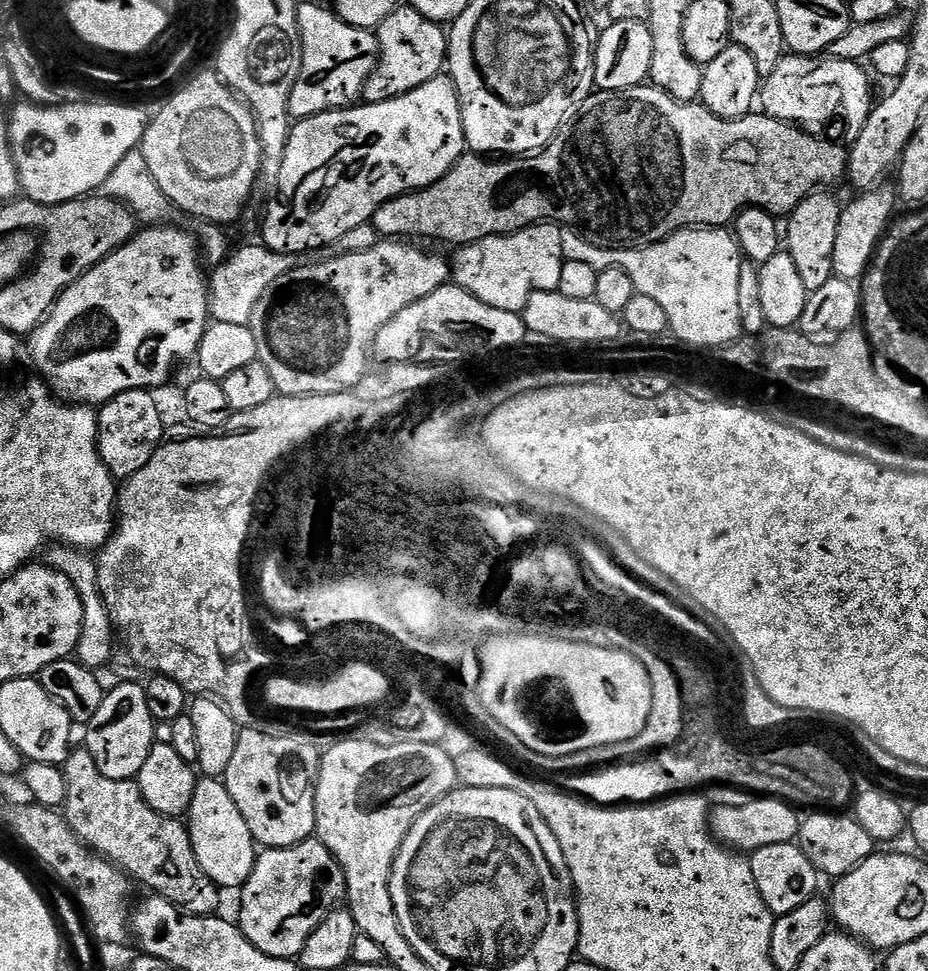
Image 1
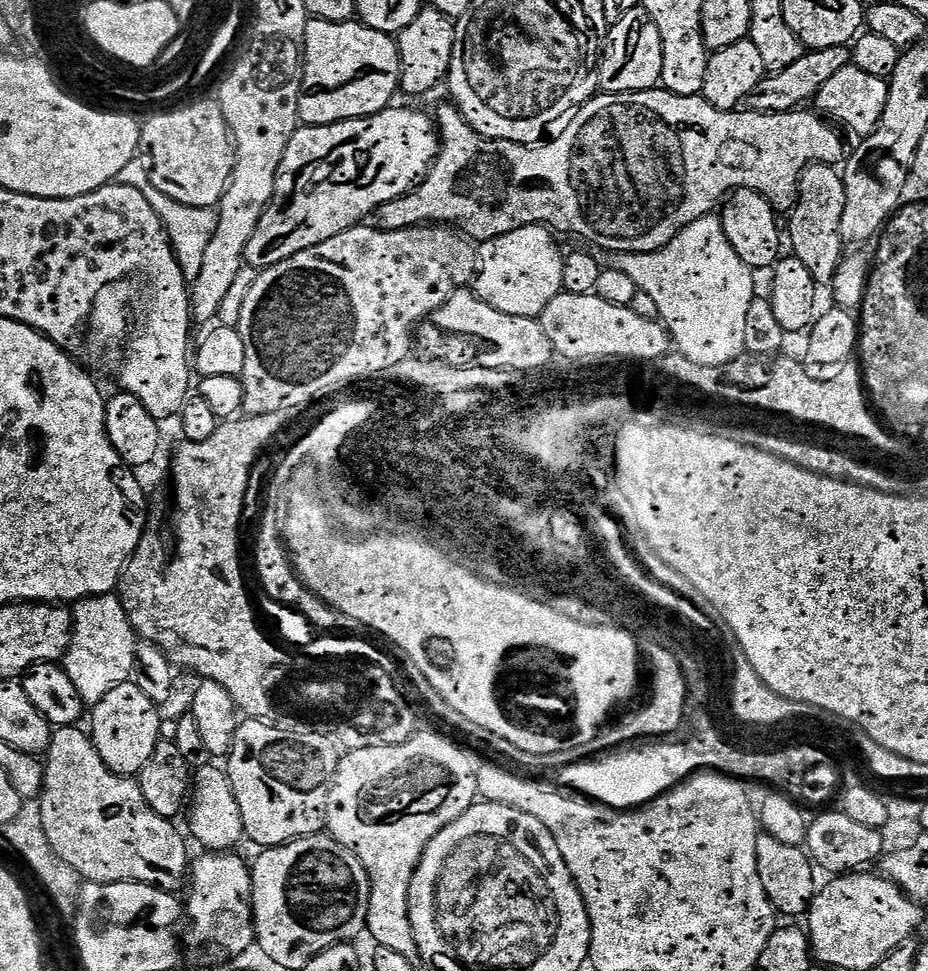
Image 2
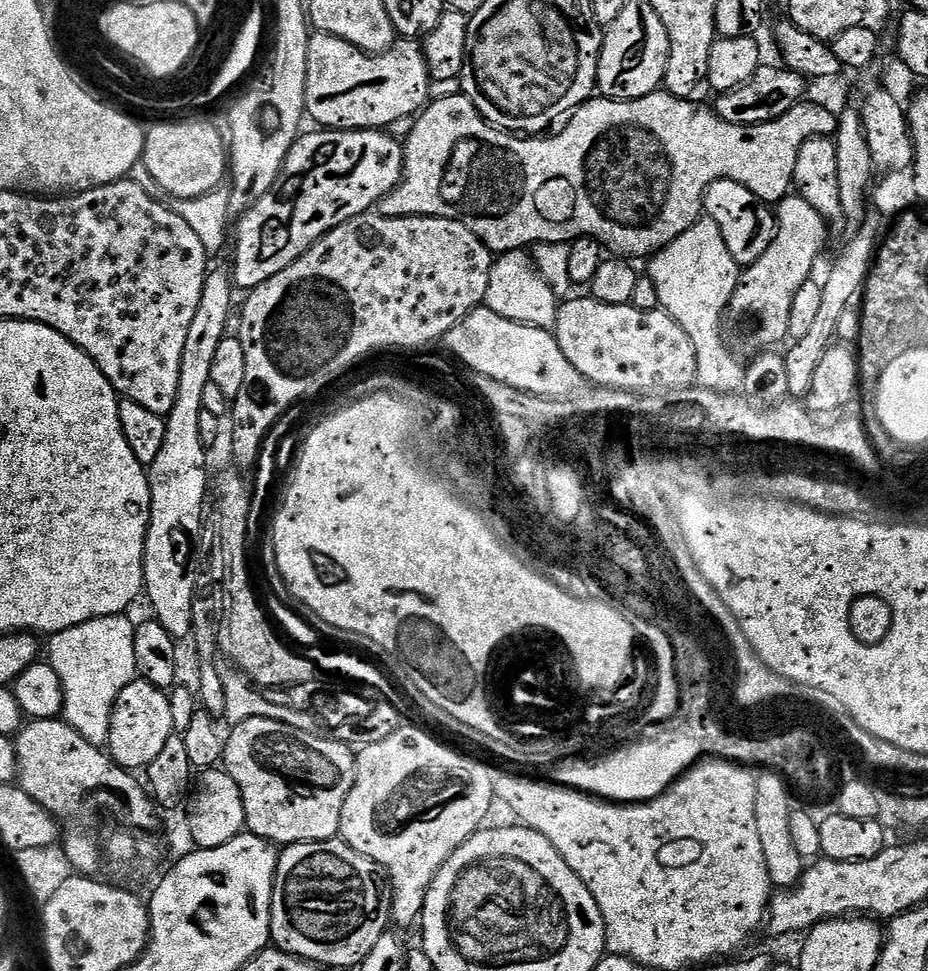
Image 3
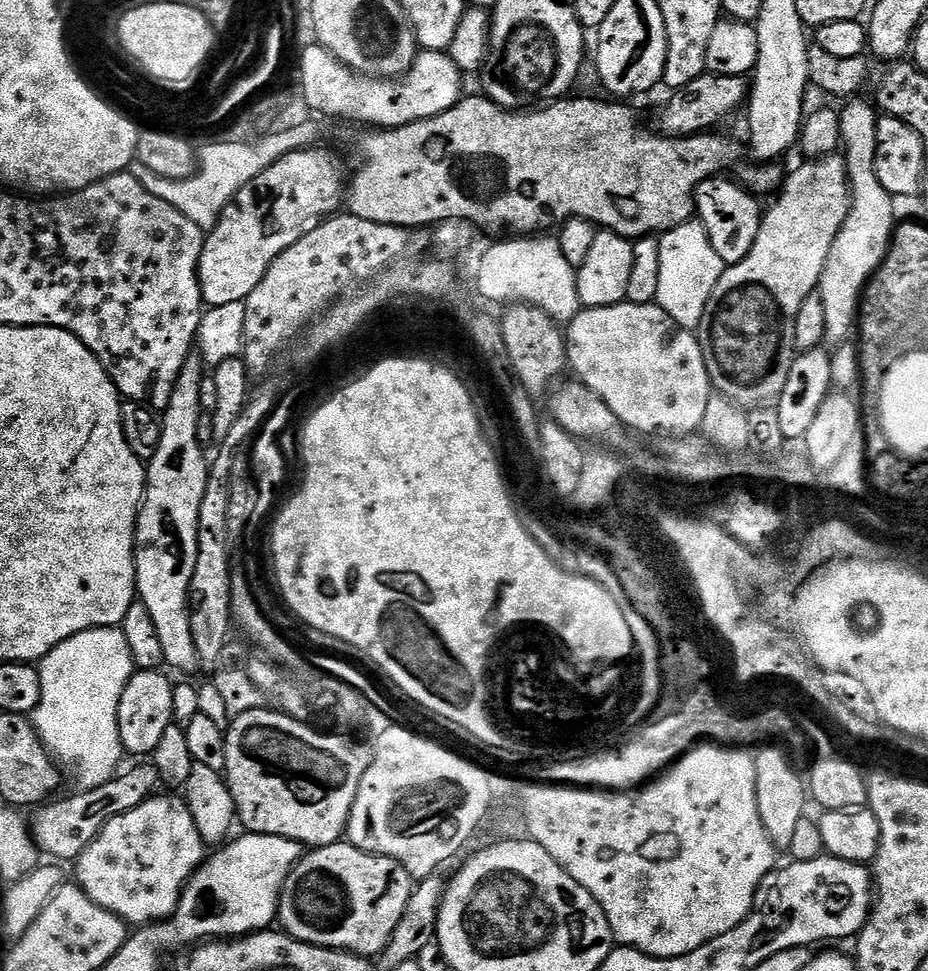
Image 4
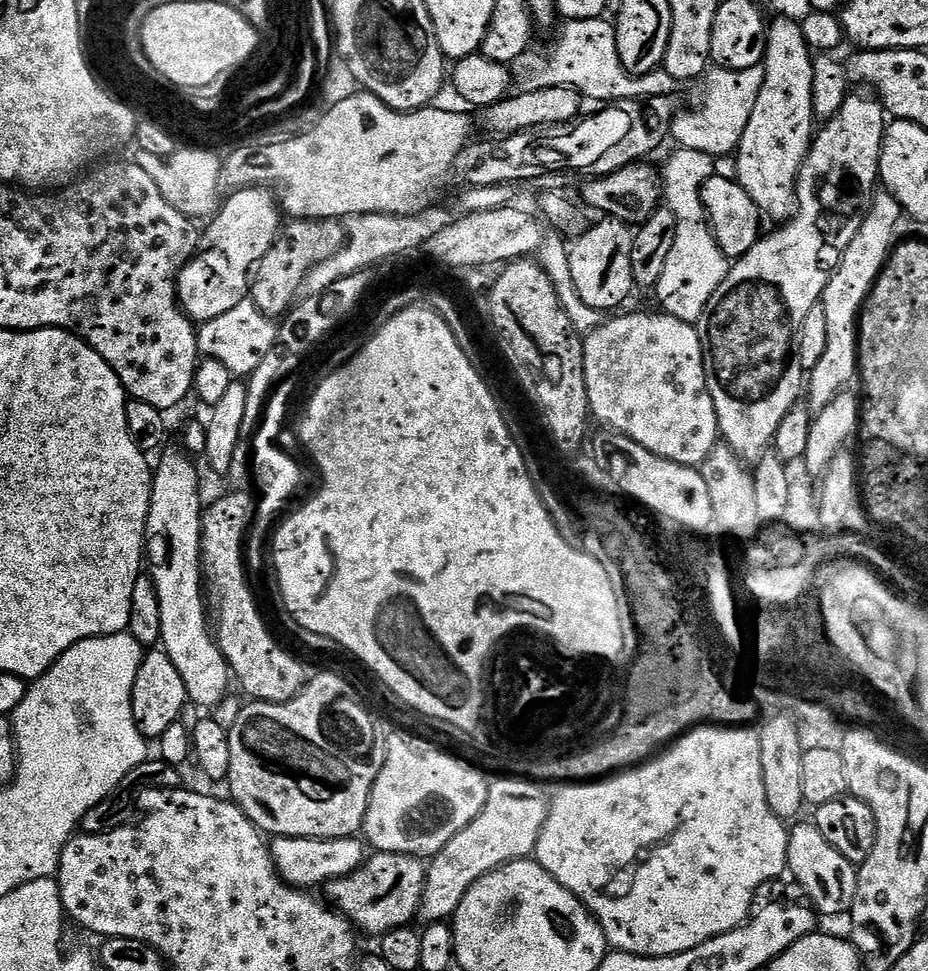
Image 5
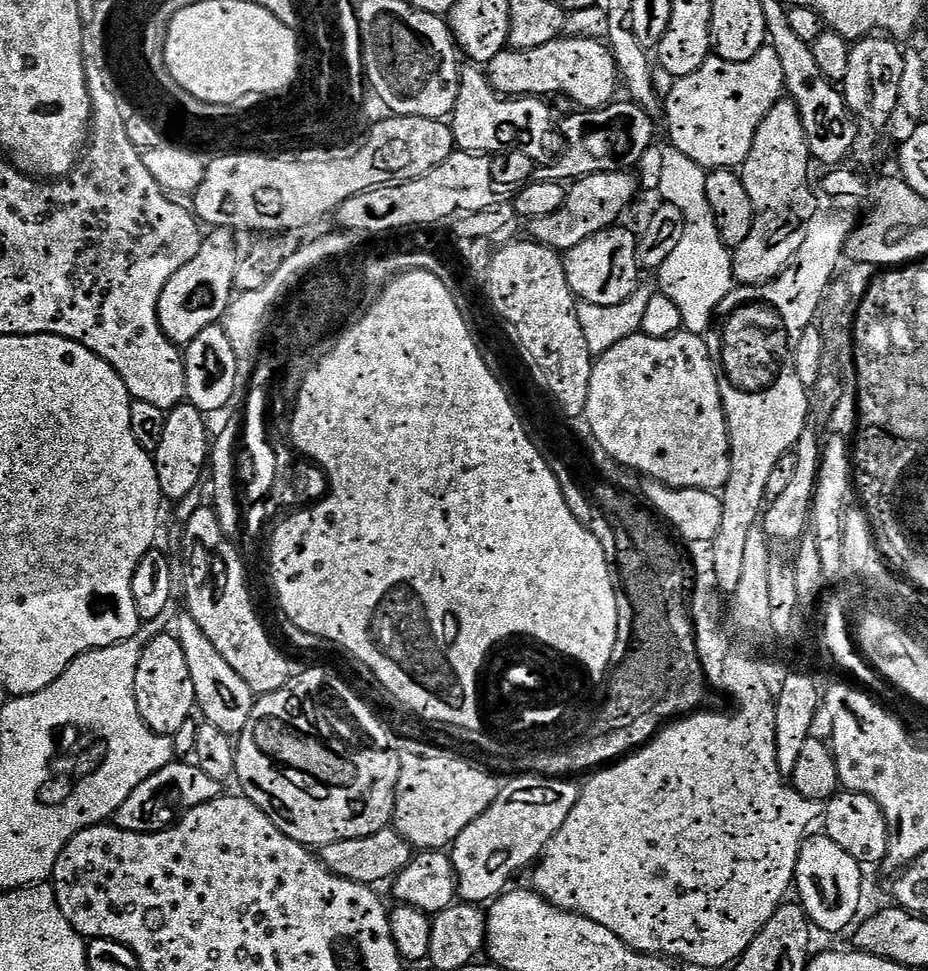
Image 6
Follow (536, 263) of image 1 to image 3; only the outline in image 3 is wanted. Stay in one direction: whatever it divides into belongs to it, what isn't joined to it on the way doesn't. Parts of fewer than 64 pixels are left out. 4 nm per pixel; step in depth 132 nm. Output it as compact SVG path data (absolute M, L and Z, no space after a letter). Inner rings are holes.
M525 251L503 253L492 265L491 280L487 286L485 307L504 318L540 329L555 331L557 324L558 295L543 279L533 259Z

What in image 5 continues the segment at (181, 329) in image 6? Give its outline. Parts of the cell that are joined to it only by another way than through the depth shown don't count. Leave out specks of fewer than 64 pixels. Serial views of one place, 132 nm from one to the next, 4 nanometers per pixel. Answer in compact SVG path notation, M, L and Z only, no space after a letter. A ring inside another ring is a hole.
M242 188L221 203L211 217L208 229L203 229L199 251L185 264L176 279L178 303L184 315L193 322L203 322L225 314L245 300L250 292L254 269L274 246L282 231L282 209L267 188Z

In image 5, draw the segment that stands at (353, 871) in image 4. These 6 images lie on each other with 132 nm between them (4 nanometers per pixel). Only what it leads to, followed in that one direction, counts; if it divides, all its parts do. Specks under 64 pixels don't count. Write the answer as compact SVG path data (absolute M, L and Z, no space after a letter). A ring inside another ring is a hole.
M382 852L373 857L373 860L372 857L365 859L364 865L356 872L337 880L329 880L326 900L341 916L347 916L361 933L369 932L380 938L384 933L411 925L412 919L417 919L428 870L425 861L418 856Z

